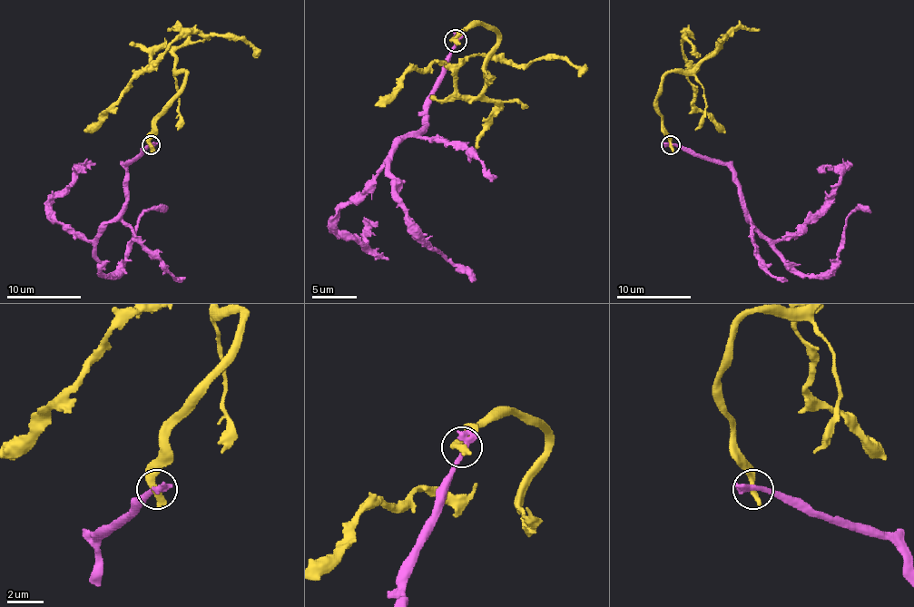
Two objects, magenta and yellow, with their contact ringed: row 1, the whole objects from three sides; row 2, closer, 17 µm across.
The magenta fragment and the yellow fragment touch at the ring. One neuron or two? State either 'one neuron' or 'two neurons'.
two neurons

